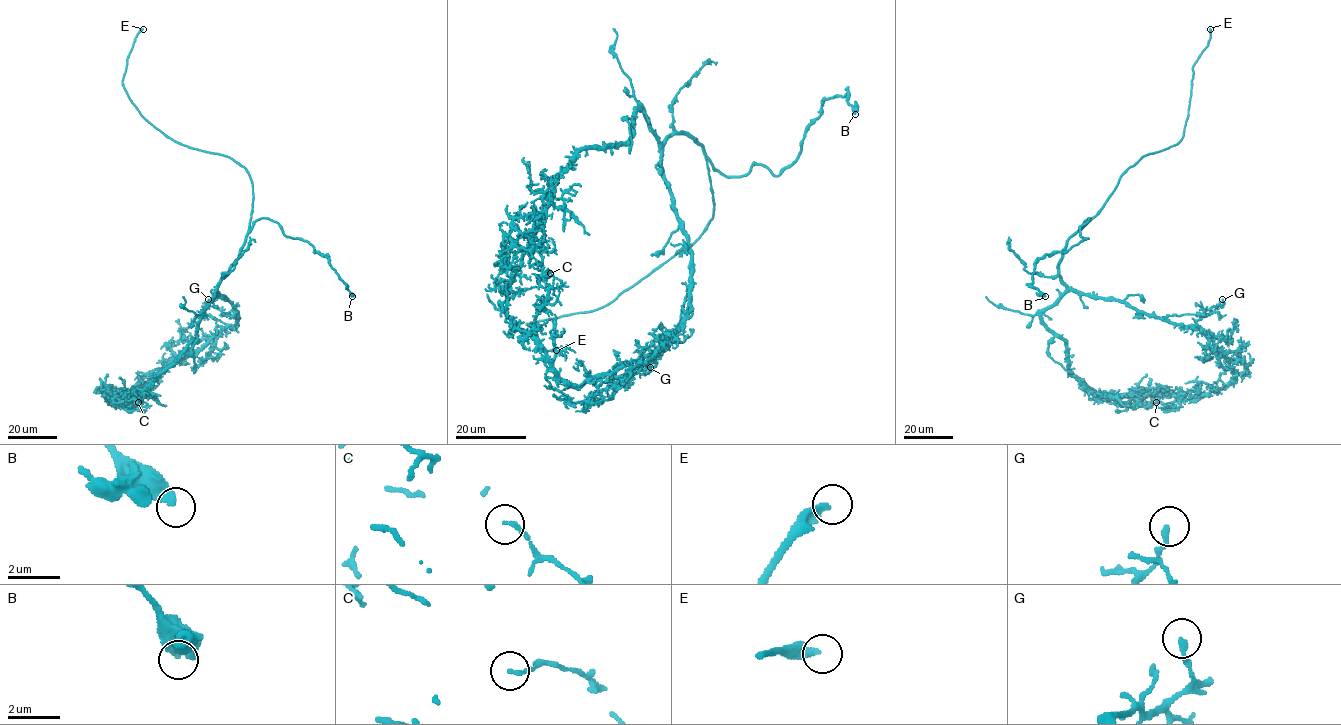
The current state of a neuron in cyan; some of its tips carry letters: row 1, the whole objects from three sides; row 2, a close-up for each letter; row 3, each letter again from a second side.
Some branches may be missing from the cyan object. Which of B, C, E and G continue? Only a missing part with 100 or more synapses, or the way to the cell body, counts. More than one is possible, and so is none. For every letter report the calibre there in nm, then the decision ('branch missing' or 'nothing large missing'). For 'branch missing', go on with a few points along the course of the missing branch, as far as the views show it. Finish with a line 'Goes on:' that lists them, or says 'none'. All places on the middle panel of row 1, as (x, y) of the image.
B: 360 nm thick; nothing large missing
C: 140 nm thick; nothing large missing
E: 280 nm thick; branch missing; missing branch runs (556, 350), (566, 350), (570, 356)
G: 220 nm thick; nothing large missing
Goes on: E

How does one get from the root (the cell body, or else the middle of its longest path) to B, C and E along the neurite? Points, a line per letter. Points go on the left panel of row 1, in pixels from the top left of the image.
B: (229, 272), (253, 223), (269, 218), (285, 235), (305, 240), (315, 252), (327, 255), (352, 296)
C: (229, 272), (216, 293), (234, 307), (237, 322), (171, 361), (128, 398), (136, 408), (146, 404), (138, 402)
E: (229, 272), (248, 231), (250, 175), (227, 156), (167, 137), (140, 113), (122, 80), (143, 29)

